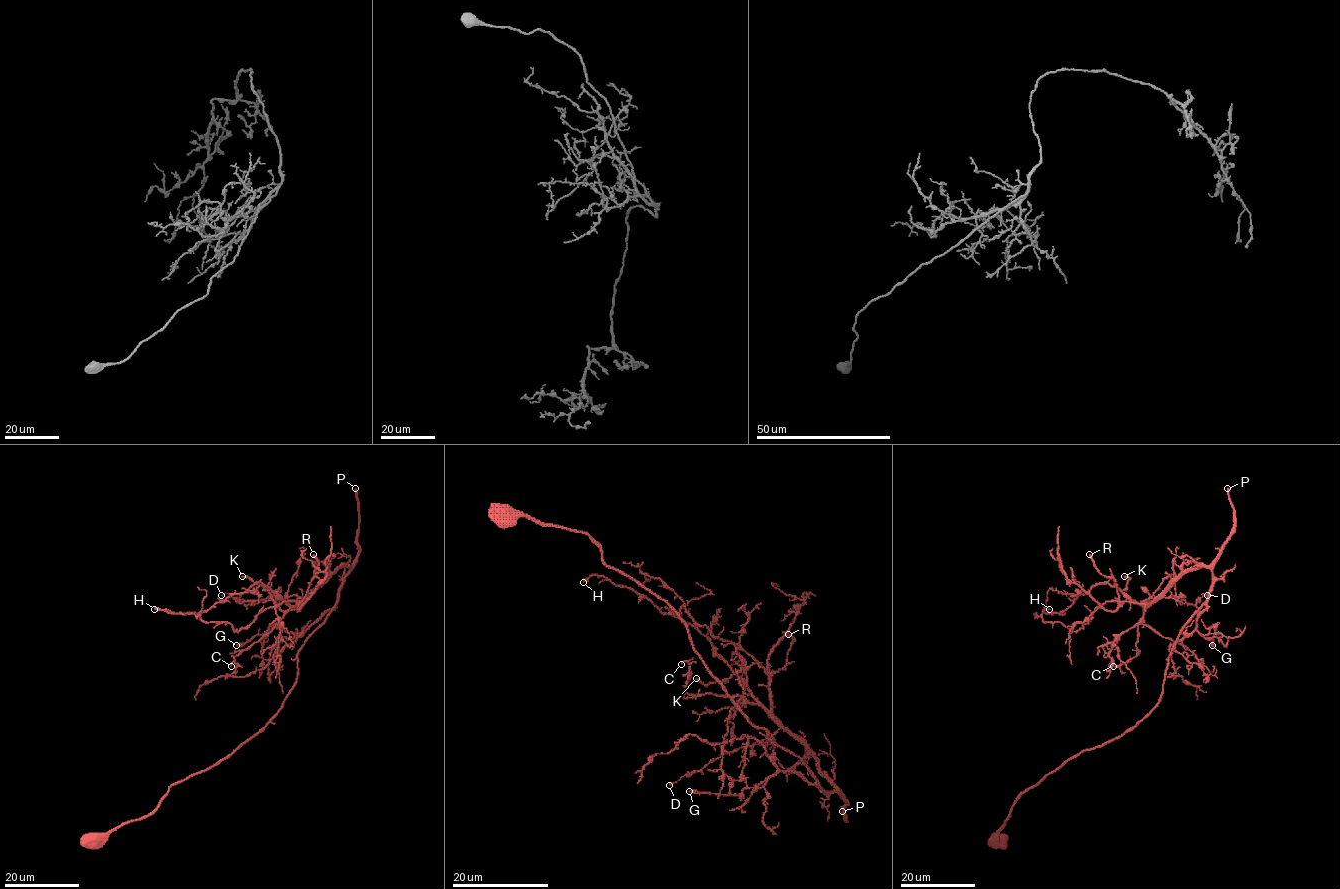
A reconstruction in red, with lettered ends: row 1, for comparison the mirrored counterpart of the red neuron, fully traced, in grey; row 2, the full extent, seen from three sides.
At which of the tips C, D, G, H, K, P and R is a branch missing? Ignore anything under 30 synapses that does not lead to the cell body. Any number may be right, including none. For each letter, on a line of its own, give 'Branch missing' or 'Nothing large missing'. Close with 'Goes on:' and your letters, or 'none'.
C: Nothing large missing
D: Nothing large missing
G: Nothing large missing
H: Nothing large missing
K: Nothing large missing
P: Branch missing
R: Nothing large missing
Goes on: P

